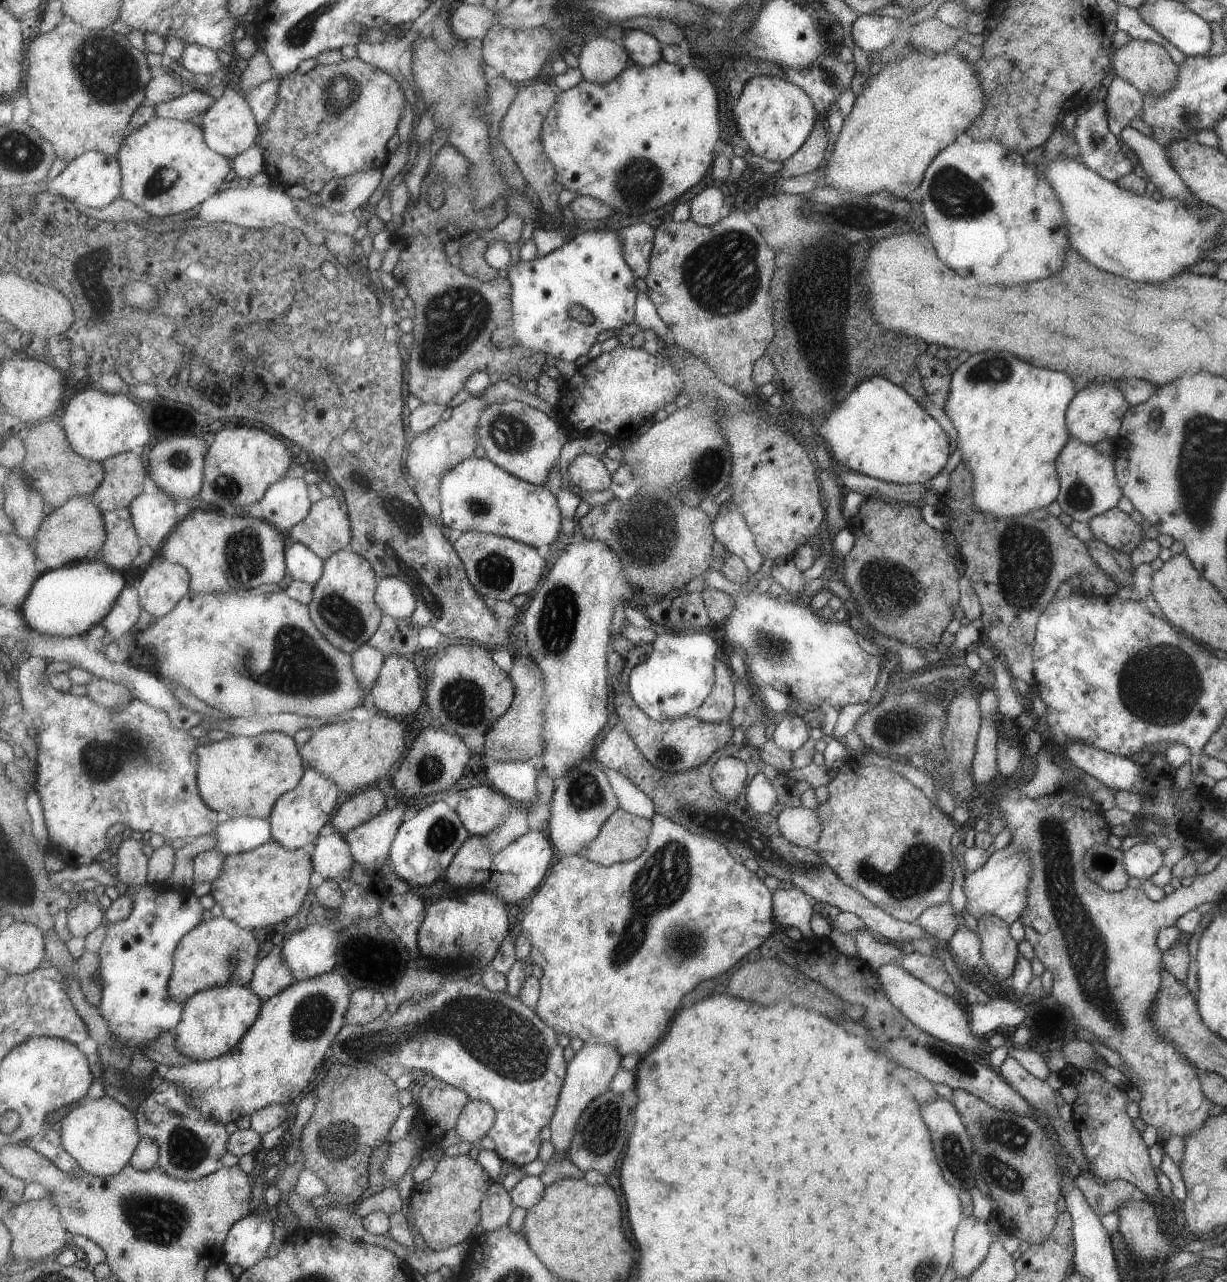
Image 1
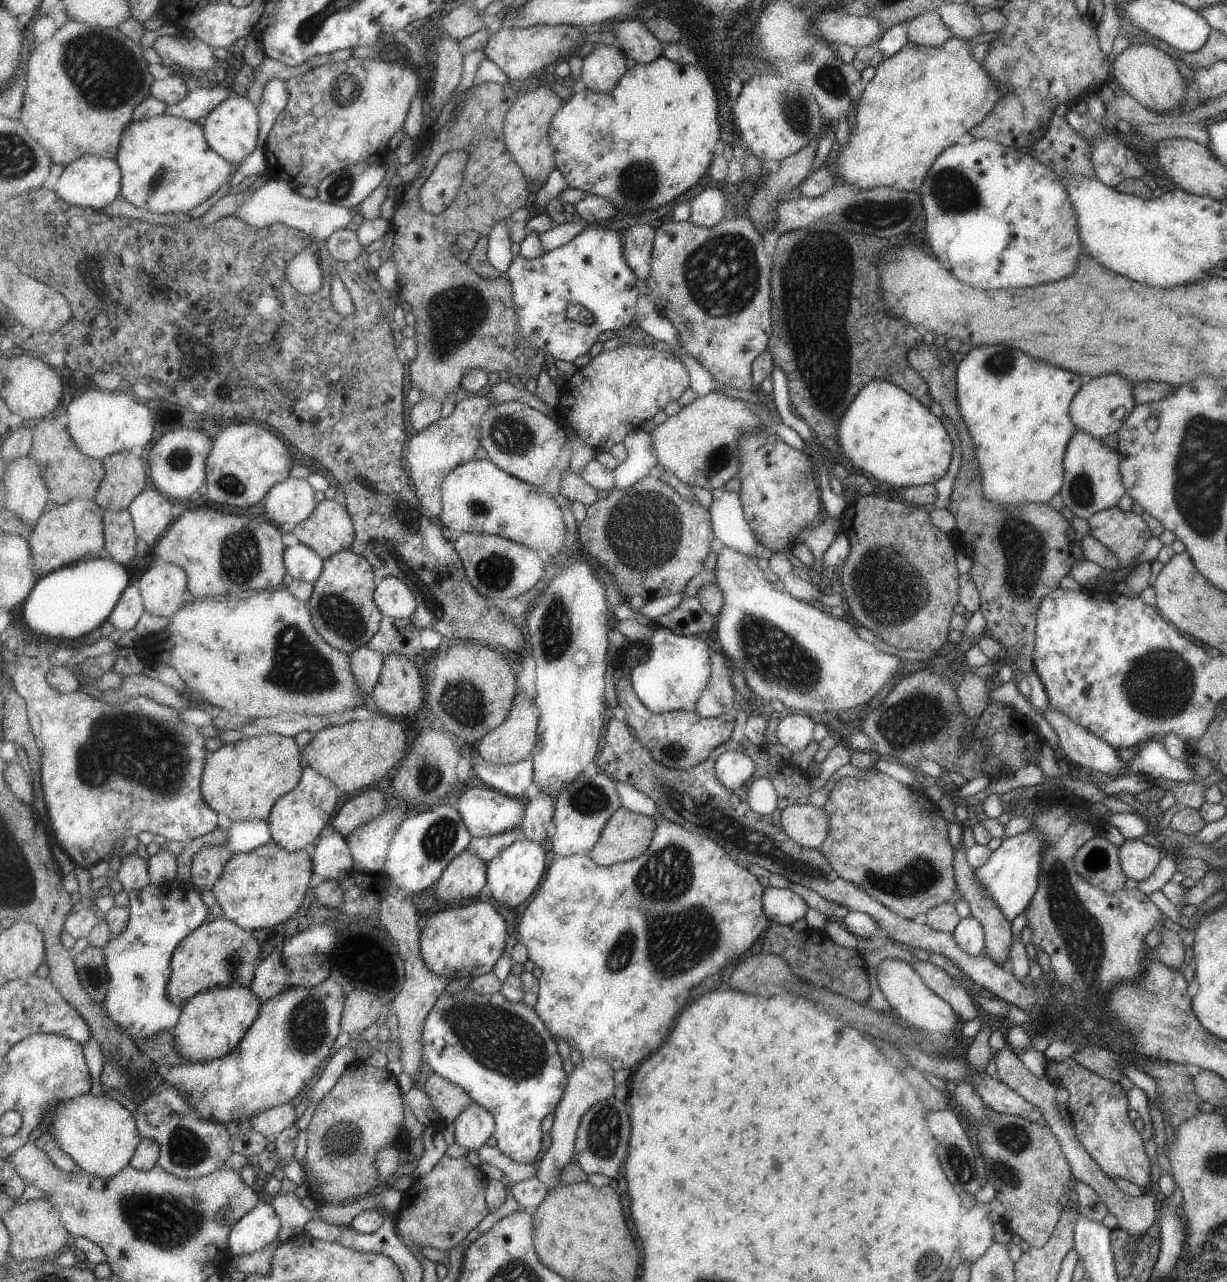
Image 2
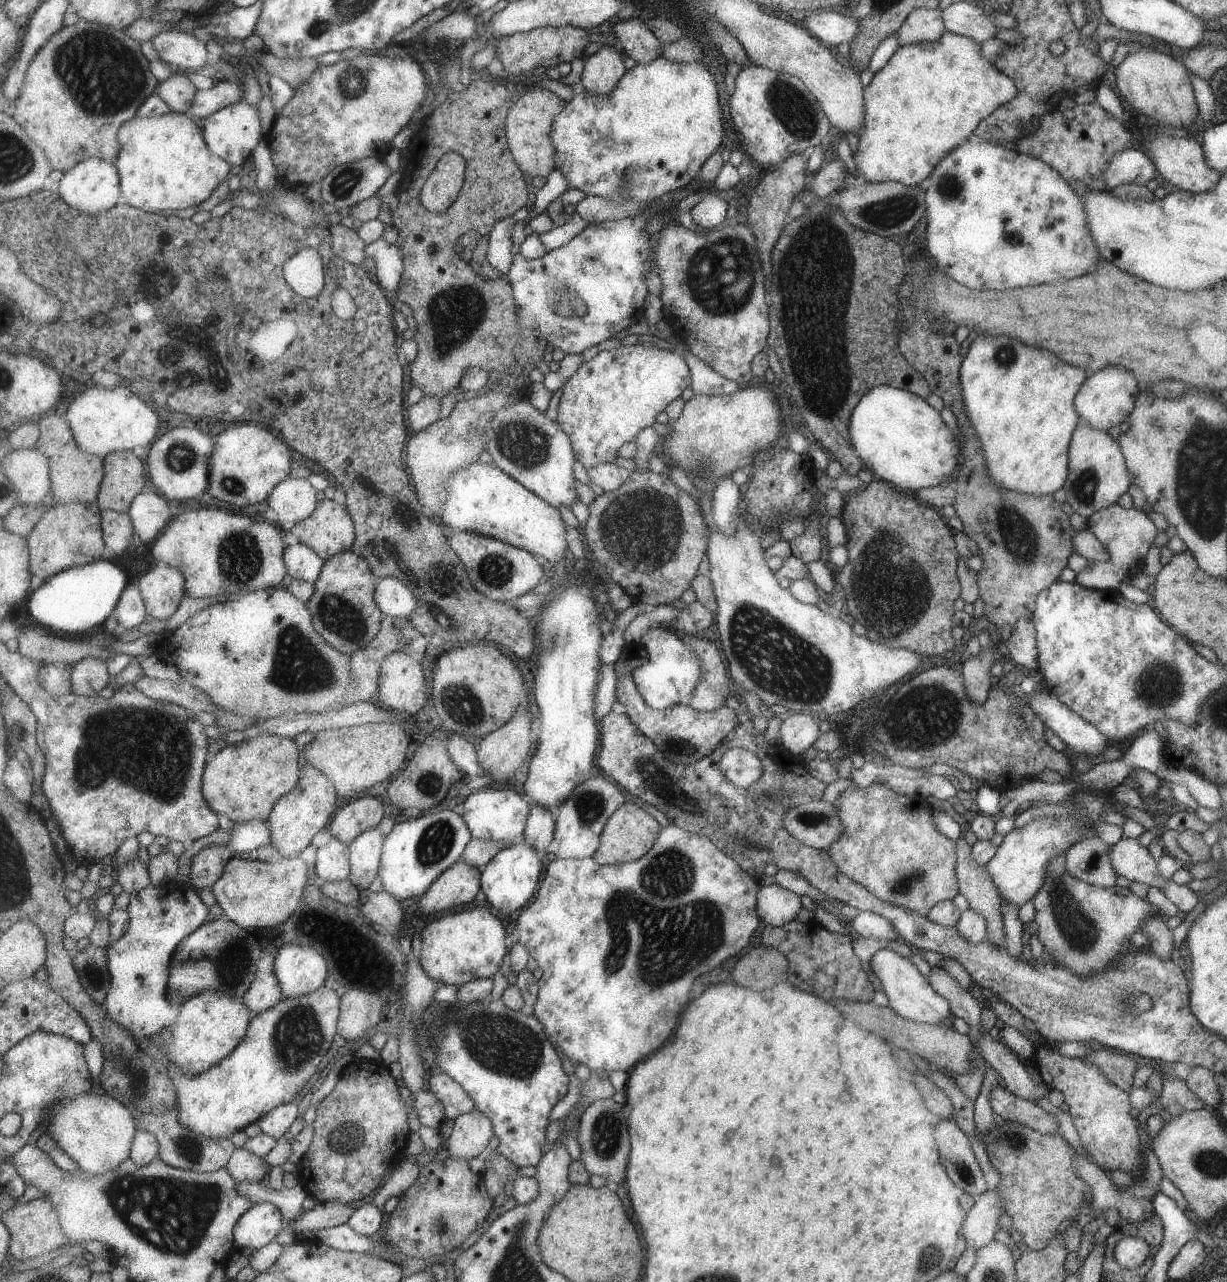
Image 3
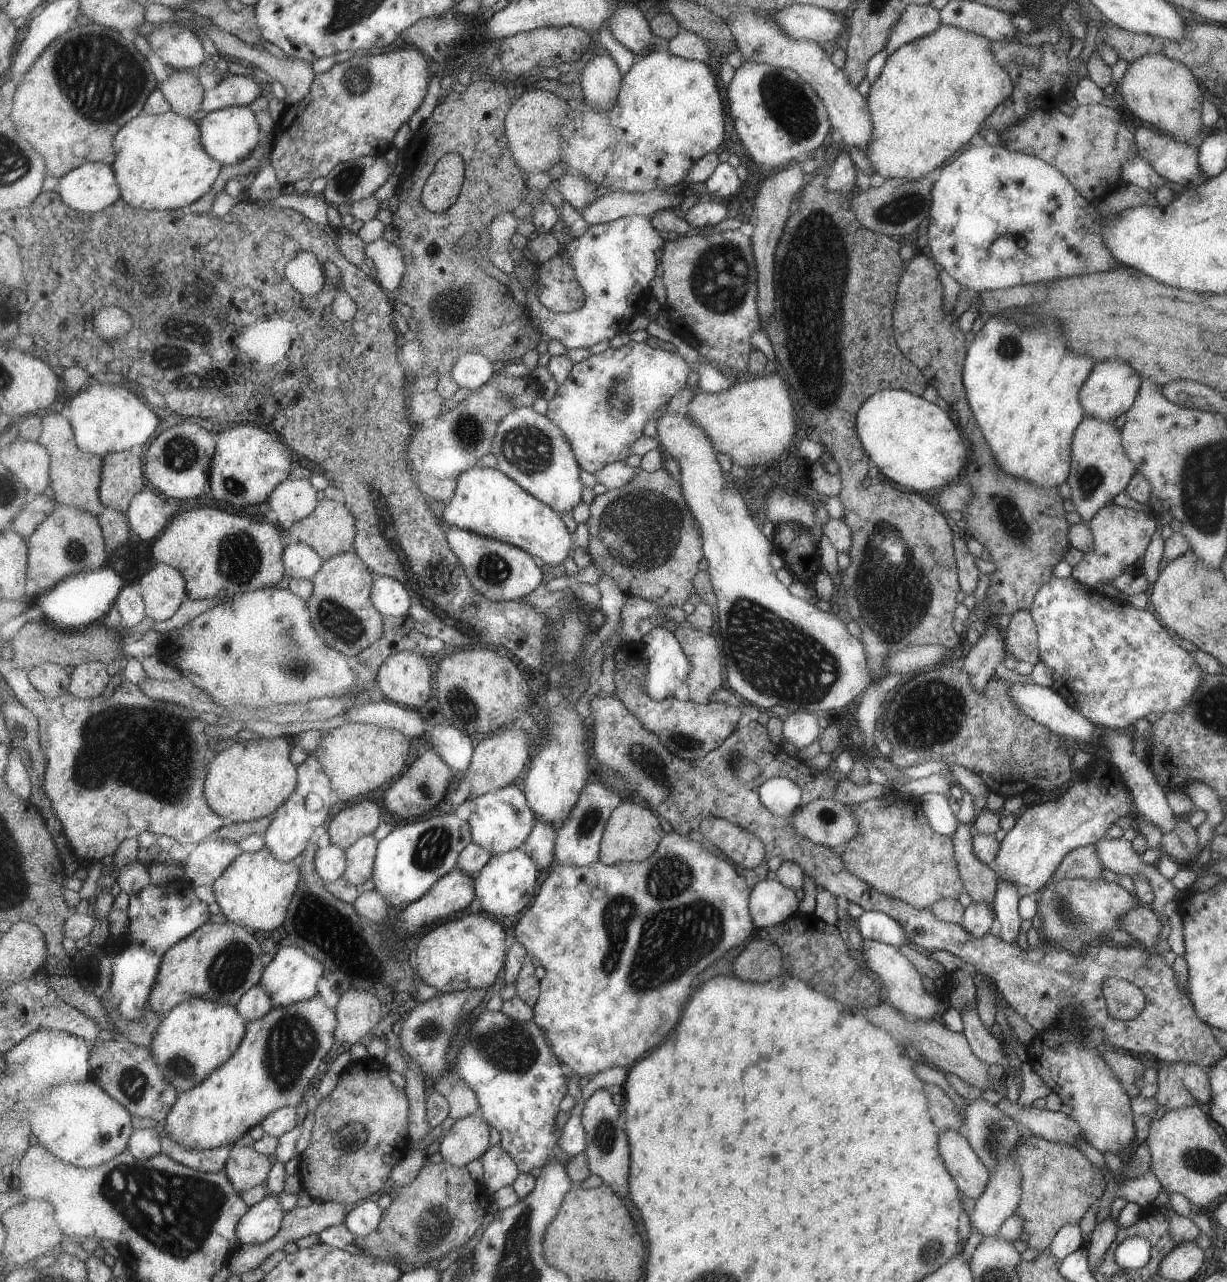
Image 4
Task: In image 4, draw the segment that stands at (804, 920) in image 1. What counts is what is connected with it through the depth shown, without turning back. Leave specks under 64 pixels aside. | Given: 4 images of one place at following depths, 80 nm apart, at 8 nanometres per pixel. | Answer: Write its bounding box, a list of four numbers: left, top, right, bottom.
[751,878,799,928]

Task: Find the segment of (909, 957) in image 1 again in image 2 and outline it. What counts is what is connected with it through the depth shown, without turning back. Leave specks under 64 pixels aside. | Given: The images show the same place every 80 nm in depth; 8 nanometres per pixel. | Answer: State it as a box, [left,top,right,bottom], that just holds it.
[912,961,977,1022]

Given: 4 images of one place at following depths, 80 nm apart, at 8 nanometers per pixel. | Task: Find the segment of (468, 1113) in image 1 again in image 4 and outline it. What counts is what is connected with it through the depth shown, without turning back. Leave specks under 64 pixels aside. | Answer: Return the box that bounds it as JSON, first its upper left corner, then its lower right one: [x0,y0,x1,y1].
[441,1112,491,1167]

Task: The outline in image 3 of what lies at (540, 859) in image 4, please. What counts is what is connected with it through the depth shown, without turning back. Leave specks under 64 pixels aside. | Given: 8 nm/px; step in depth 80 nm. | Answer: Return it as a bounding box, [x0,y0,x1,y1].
[524,811,557,856]

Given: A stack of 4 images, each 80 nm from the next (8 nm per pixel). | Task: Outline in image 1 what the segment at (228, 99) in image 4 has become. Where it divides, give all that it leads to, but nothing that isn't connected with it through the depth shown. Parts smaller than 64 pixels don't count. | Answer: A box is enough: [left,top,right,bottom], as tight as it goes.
[156,90,215,121]

